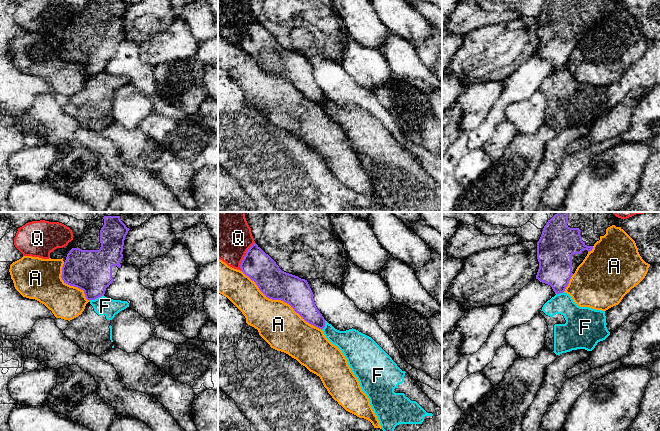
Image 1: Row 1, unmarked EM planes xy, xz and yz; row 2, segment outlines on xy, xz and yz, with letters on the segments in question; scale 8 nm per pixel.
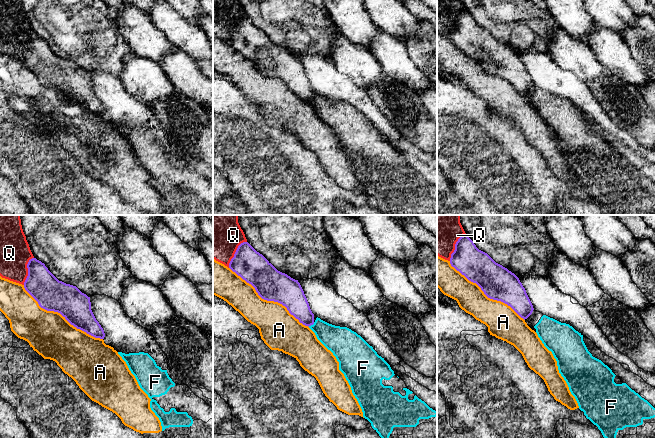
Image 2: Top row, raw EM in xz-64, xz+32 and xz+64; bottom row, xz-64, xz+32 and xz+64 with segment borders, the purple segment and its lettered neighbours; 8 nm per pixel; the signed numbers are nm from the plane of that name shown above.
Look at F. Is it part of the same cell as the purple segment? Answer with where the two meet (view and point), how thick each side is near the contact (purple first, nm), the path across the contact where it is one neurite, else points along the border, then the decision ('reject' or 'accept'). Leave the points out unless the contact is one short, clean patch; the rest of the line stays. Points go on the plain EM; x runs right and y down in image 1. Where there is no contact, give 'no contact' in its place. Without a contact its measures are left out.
xy (96, 74) | 340/140 nm | along xy (103, 70), (89, 77) | reject

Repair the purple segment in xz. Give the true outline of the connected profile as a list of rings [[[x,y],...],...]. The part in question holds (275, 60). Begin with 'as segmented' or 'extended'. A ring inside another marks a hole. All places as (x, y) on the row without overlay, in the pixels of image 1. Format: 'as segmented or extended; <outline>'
as segmented; [[[256,19],[247,26],[240,44],[267,74],[281,76],[309,100],[321,106],[325,103],[326,96],[315,81],[307,56],[282,47]]]

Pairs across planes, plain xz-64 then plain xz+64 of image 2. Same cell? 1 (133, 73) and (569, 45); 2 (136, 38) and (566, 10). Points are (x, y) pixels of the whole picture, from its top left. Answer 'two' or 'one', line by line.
1: one
2: one

